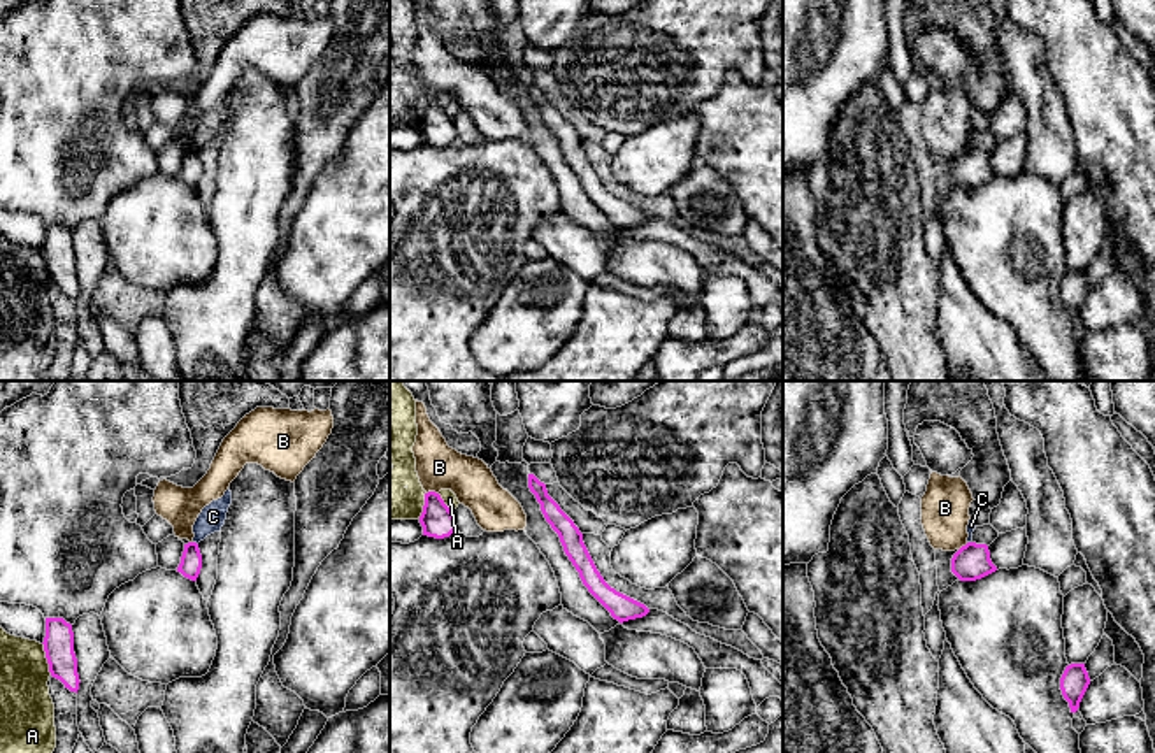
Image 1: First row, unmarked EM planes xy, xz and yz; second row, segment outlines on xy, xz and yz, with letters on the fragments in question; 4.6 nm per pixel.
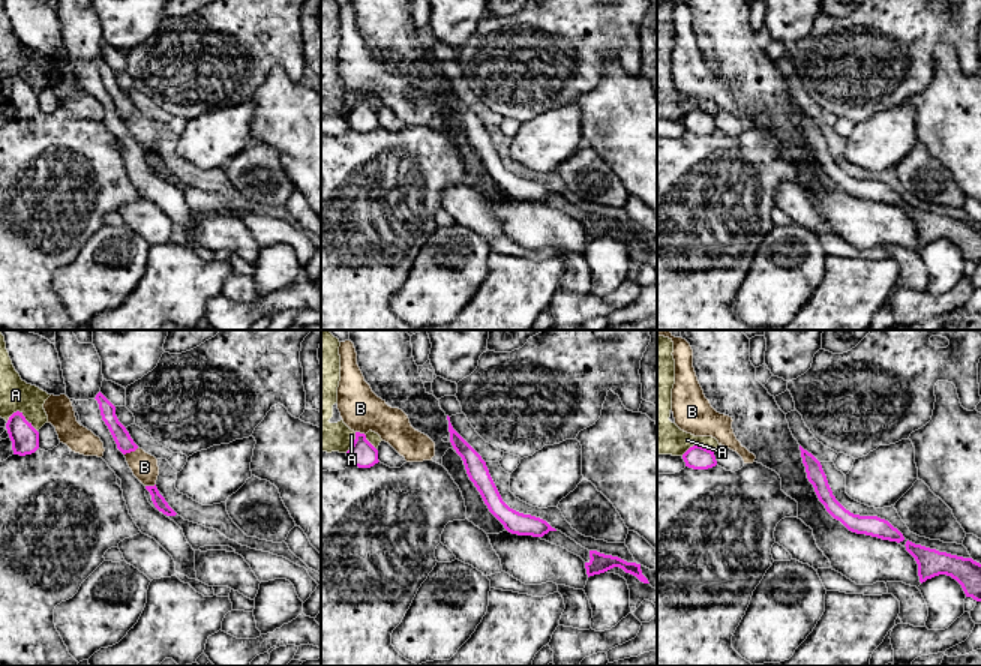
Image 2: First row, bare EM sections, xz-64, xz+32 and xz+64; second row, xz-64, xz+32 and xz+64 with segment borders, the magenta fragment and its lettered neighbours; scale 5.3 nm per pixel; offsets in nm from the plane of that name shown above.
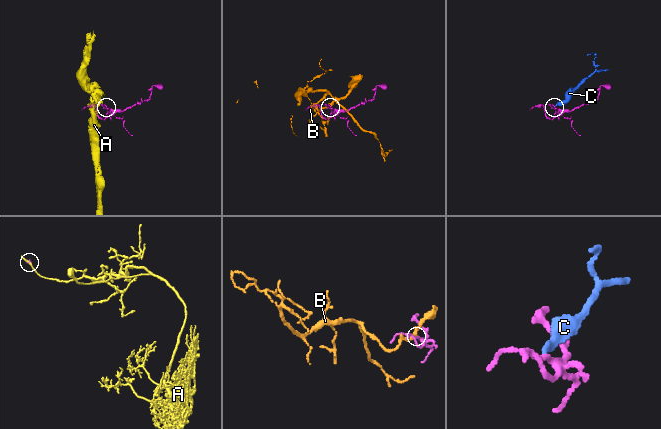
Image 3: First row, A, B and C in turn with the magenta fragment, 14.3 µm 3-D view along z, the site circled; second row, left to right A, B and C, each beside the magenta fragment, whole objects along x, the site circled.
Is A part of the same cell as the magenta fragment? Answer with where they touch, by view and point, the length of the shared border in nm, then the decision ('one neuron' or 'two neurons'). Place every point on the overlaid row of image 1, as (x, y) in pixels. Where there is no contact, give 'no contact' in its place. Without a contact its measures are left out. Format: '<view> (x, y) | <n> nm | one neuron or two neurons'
xy (46, 657) | 160 nm | two neurons

